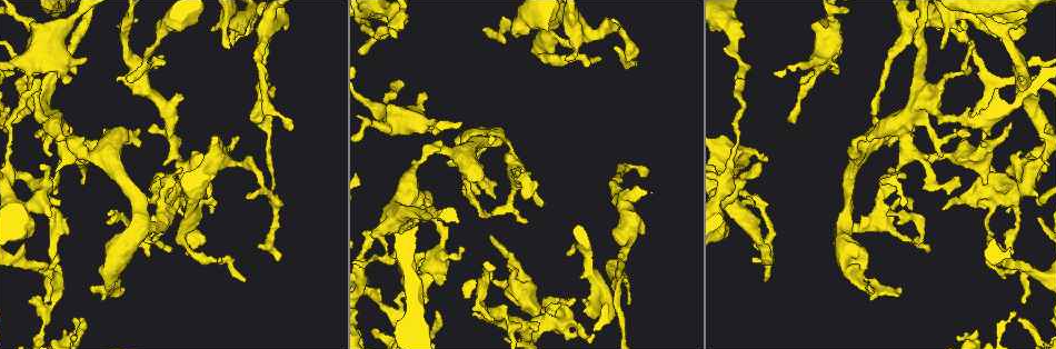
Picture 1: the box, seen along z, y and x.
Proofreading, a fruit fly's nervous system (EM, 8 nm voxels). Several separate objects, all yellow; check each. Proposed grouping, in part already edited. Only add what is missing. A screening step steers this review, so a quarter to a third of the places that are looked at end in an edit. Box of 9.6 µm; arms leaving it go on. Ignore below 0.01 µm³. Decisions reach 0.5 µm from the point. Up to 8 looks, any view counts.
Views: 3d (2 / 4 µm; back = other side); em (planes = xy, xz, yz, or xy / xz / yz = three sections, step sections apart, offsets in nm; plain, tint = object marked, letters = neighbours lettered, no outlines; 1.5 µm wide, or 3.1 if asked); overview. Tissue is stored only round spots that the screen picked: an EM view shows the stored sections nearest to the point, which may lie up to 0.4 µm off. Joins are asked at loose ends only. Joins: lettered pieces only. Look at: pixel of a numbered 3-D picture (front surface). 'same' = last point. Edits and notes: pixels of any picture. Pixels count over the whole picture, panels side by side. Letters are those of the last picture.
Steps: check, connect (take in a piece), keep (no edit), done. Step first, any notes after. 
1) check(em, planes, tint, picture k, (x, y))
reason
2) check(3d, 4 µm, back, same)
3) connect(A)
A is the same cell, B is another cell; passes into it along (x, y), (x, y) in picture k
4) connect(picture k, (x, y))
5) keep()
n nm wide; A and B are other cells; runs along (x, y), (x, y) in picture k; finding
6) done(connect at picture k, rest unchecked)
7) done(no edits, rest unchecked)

check(3d, 2 µm, picture 1, (630, 304))
end of a long branch

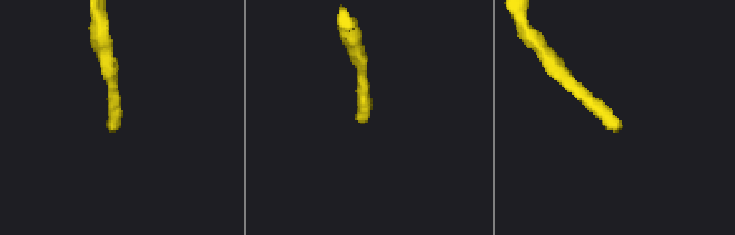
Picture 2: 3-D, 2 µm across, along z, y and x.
check(em, xz, step 8, tint, picture 2, (364, 122))
need the tissue

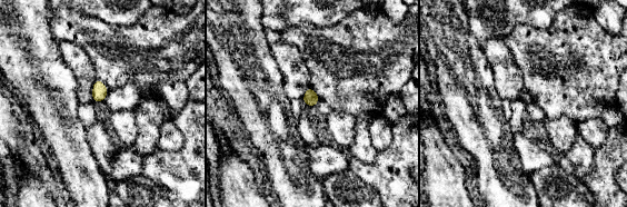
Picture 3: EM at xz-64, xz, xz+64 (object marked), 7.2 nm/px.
check(em, planes, letters, same)
another direction

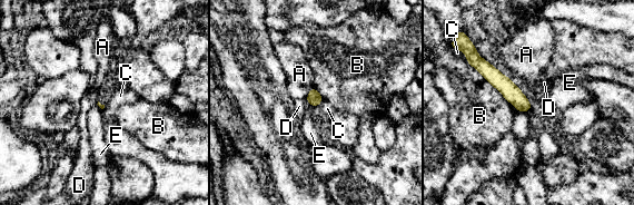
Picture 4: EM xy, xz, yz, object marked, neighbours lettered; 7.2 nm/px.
keep()
A, B, C, D and E are other cells; no lettered piece goes on from it

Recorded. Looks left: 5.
check(em, xz, step 8, tint, picture 1, (569, 46))
free end

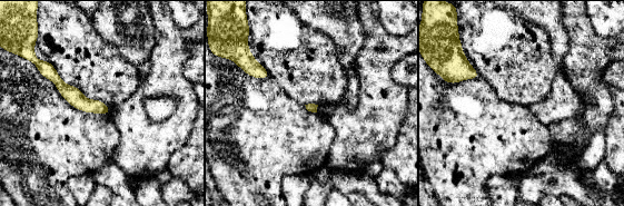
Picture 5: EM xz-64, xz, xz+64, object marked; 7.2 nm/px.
check(em, planes, letters, same)

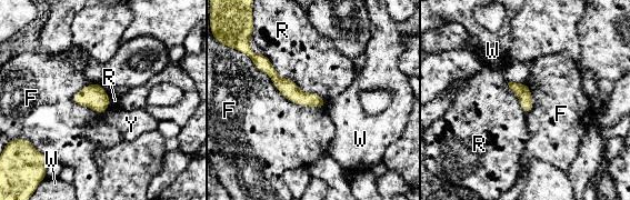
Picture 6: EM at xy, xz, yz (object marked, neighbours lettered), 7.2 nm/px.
keep()
F, R, W and Y are other cells; border along (249, 57), (291, 101), (324, 107) in picture 6; none of them fits

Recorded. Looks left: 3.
check(3d, 2 µm, picture 1, (741, 79))
tapers out

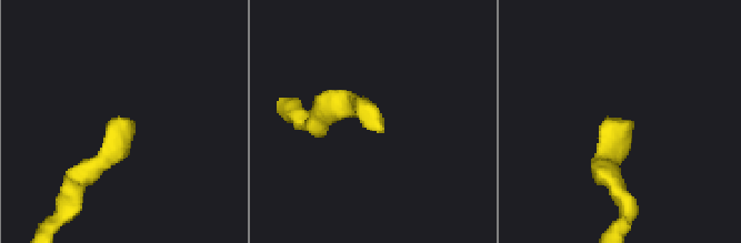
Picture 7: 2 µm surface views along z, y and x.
check(em, planes, letters, picture 7, (625, 120))
now the EM

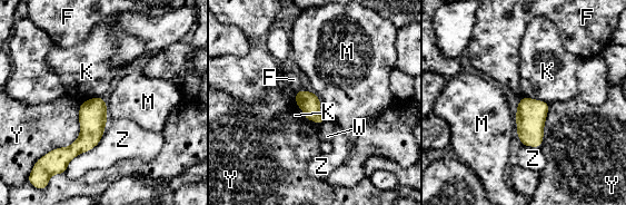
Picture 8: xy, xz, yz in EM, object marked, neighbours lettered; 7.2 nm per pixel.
keep()
150 nm wide; F, K, M, W, Y and Z are other cells; border along (294, 100), (306, 118), (318, 124) in picture 8; none of them fits

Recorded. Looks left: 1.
done(no edits, rest unchecked)

